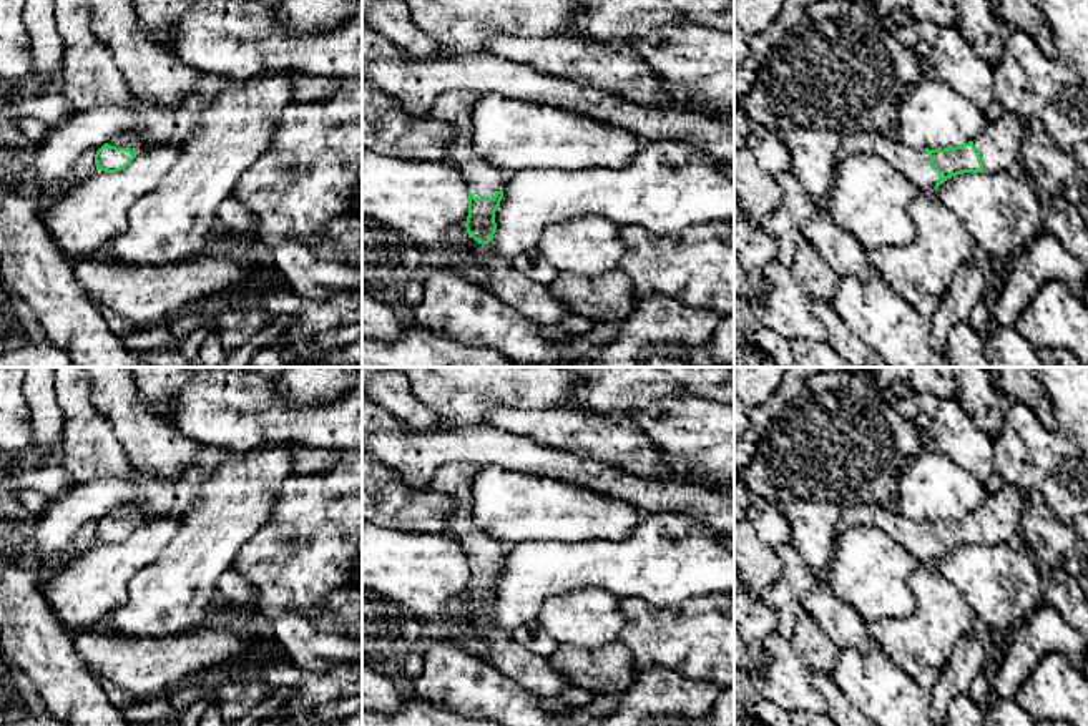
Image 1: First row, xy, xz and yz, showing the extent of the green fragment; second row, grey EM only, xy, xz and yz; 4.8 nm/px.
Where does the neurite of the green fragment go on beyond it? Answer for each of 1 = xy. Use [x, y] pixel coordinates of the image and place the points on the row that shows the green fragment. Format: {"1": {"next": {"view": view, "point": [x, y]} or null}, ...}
{"1": {"next": {"view": "xy", "point": [132, 142]}}}

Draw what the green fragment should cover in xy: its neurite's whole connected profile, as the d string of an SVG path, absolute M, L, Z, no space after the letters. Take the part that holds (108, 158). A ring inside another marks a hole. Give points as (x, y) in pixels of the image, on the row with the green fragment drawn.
M131 133L120 135L105 143L95 155L96 169L116 173L125 169L138 153L146 148L146 143Z

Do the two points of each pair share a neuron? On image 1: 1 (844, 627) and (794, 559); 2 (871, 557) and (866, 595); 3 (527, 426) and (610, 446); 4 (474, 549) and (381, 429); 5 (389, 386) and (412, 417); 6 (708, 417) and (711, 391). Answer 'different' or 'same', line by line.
1: same
2: same
3: same
4: different
5: same
6: different

